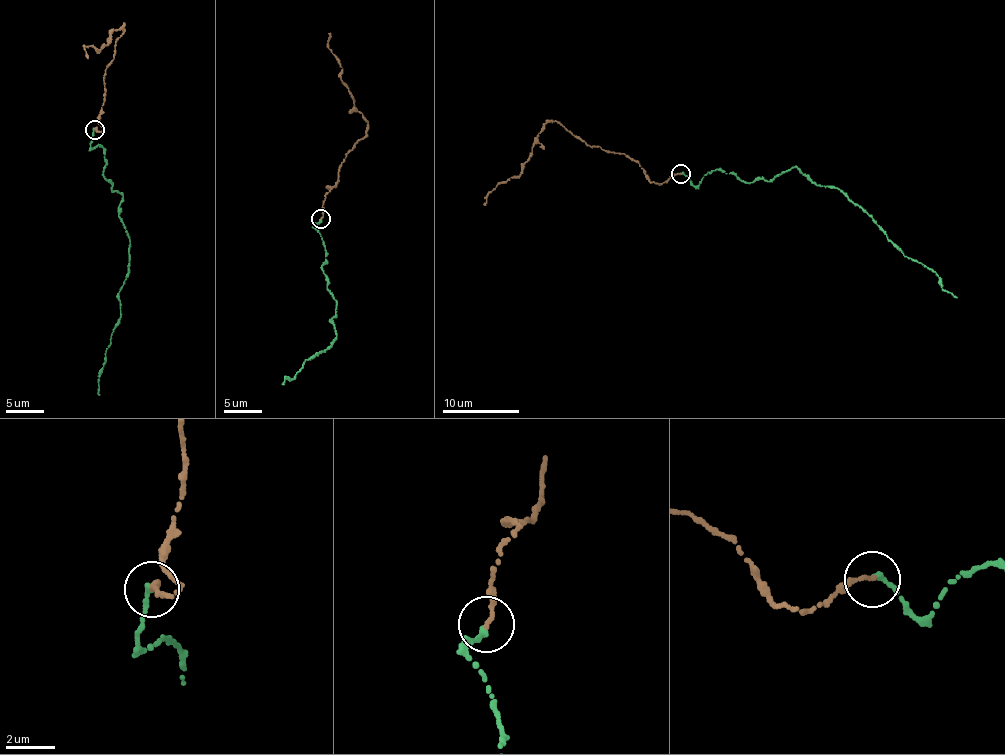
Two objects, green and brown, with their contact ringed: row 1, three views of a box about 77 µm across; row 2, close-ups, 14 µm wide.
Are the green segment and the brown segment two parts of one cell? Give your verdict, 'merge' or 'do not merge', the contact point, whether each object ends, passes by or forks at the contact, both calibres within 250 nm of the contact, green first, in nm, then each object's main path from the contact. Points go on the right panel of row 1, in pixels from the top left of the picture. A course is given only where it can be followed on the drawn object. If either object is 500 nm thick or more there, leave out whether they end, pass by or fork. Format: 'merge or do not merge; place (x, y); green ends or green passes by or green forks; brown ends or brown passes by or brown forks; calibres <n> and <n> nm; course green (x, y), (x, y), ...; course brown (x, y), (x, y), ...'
merge; place (680, 174); green ends; brown ends; calibres 240 and 200 nm; course green (680, 174), (694, 186), (721, 169), (741, 181), (772, 182), (794, 166), (861, 205), (956, 298); course brown (680, 174), (654, 182), (635, 160), (588, 146), (560, 123), (548, 121), (518, 176), (501, 181), (485, 205)

